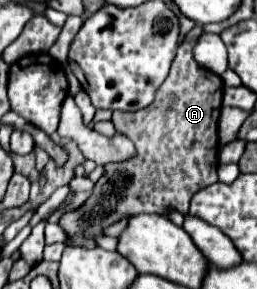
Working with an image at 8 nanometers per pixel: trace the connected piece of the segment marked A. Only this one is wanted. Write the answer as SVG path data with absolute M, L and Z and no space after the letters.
M195 25L185 35L171 71L155 91L151 105L137 111L113 111L115 129L133 139L135 155L121 163L105 165L105 173L95 183L89 199L79 209L69 209L61 215L59 225L67 235L67 247L95 249L95 237L103 235L105 227L125 215L157 213L159 201L165 201L167 207L175 207L179 213L187 213L191 197L217 181L217 111L221 115L223 81L193 57L193 47L201 35L201 25Z

